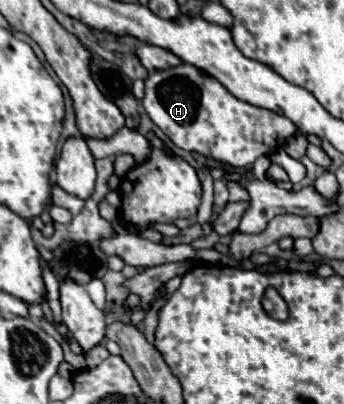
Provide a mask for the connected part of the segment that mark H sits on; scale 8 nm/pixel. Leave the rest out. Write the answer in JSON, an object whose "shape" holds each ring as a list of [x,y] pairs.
{"shape":[[[193,64],[151,72],[145,80],[143,106],[175,146],[213,158],[229,168],[251,166],[259,156],[283,148],[287,138],[297,132],[285,116],[237,100],[221,82]]]}

